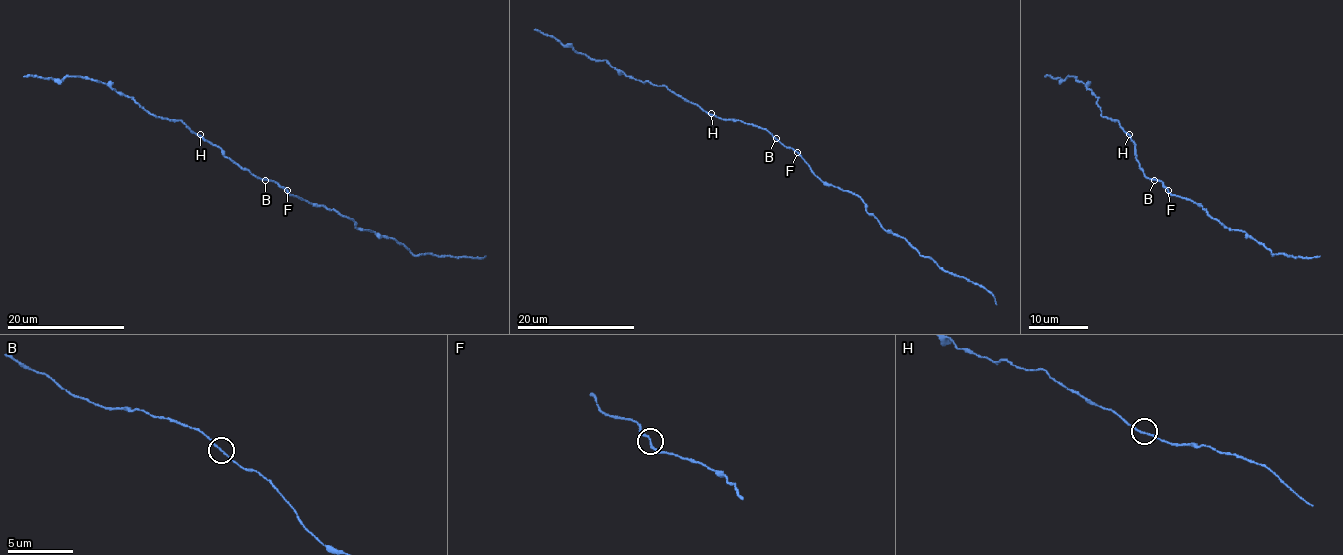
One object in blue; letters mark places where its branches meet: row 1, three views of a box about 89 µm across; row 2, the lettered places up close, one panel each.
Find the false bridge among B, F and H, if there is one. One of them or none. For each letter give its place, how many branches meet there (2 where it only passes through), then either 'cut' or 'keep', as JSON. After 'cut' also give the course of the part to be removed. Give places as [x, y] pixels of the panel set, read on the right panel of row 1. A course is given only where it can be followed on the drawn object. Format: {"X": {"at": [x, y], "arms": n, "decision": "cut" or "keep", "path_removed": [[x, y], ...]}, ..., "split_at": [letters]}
{"B": {"at": [1154, 180], "arms": 2, "decision": "keep"}, "F": {"at": [1168, 190], "arms": 2, "decision": "keep"}, "H": {"at": [1129, 134], "arms": 2, "decision": "keep"}, "split_at": []}

